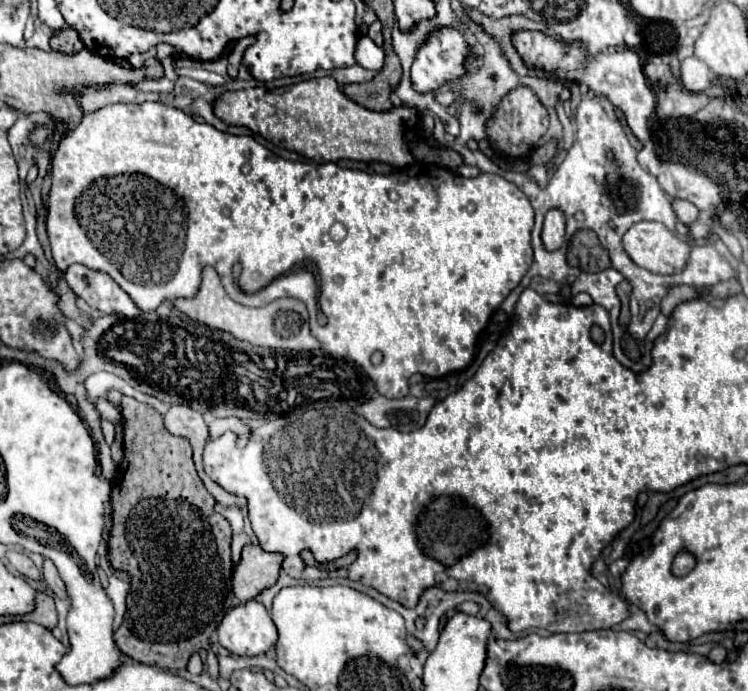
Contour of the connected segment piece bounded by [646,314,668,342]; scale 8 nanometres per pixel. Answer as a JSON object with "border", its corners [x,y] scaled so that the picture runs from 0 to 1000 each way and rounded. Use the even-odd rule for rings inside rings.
{"border":[[[882,454],[874,466],[869,480],[864,488],[864,493],[873,495],[878,486],[889,480],[892,473],[893,459]]]}

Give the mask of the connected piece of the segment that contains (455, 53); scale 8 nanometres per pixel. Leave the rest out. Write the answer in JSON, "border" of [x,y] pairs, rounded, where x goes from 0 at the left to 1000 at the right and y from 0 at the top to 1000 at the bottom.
{"border":[[[584,41],[579,43],[571,58],[560,67],[552,96],[549,96],[549,122],[552,130],[560,136],[584,133],[592,122],[614,116],[624,107],[624,84],[630,81],[630,64],[624,55],[608,41]]]}

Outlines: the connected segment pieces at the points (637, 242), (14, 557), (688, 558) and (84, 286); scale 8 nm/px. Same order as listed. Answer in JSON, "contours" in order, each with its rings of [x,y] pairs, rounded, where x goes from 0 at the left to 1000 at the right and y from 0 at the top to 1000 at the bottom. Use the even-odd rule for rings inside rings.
{"contours":[[[[852,321],[833,342],[844,376],[873,397],[905,397],[918,385],[924,353],[881,321]]],[[[15,796],[9,808],[12,808],[12,813],[20,819],[20,825],[23,825],[25,831],[31,831],[31,834],[36,834],[36,836],[41,836],[41,839],[55,839],[55,836],[57,836],[57,834],[55,834],[55,825],[52,825],[33,802]]],[[[910,796],[900,810],[900,831],[902,834],[916,834],[926,822],[929,822],[929,805],[924,799],[918,799],[918,796]]],[[[98,382],[95,391],[87,394],[87,405],[100,428],[111,431],[122,446],[130,446],[138,454],[156,454],[167,460],[186,457],[186,449],[180,449],[180,437],[170,431],[170,425],[146,397]]]]}

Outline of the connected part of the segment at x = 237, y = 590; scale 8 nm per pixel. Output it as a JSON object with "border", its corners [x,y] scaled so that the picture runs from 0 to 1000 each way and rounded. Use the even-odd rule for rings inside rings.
{"border":[[[338,787],[325,793],[322,813],[311,828],[311,860],[322,874],[341,868],[352,854],[370,842],[378,808],[378,802],[357,802]]]}

